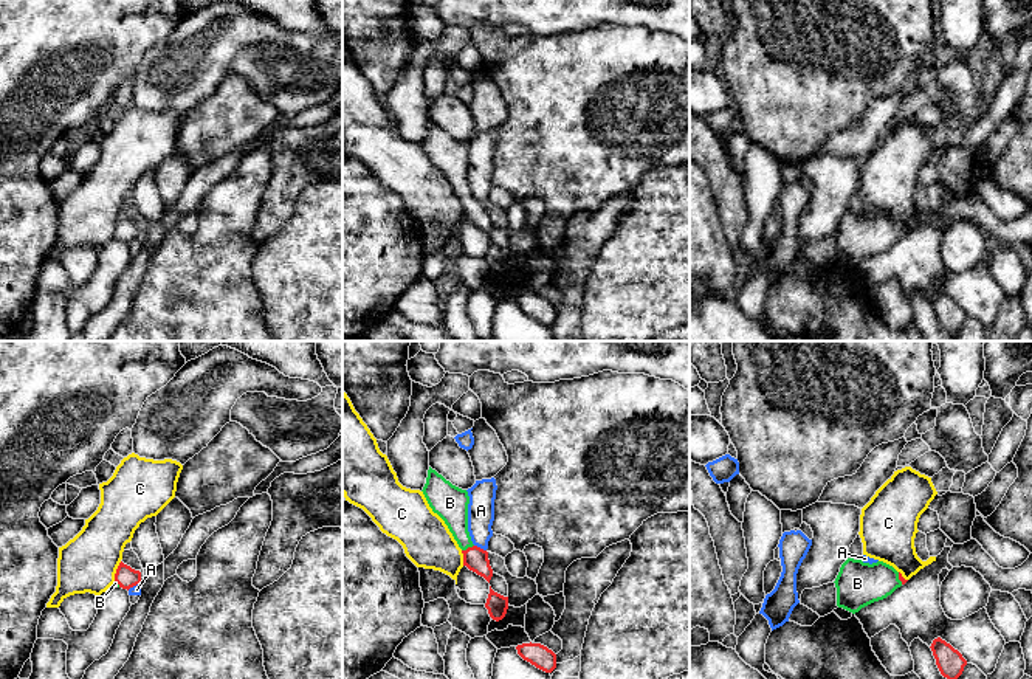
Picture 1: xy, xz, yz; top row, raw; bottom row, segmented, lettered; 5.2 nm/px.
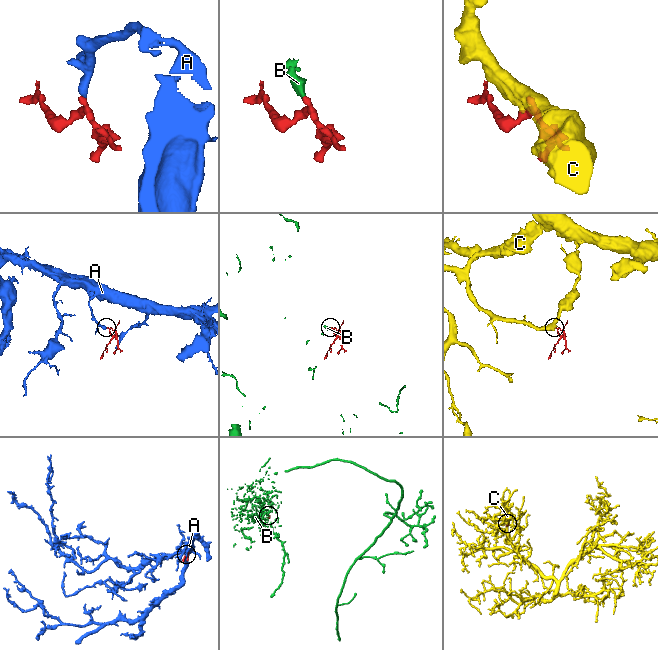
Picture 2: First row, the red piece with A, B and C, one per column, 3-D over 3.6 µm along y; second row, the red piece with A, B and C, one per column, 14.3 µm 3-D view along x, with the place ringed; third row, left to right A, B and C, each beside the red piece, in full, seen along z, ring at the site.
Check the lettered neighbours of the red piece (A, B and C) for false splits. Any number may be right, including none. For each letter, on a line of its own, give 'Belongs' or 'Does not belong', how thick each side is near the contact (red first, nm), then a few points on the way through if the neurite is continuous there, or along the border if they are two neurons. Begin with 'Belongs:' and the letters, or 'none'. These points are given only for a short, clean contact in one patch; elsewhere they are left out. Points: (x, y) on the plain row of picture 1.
Belongs: B
A: Does not belong. Thickness 120 nm (red) against 140 nm. Boundary: xz (474, 197), (485, 203)
B: Belongs. Thickness 120 nm (red) against 180 nm. Path across: xz (474, 211), (468, 200), (459, 183), (451, 155)
C: Does not belong. Thickness 110 nm (red) against 300 nm. Boundary: xy (121, 214), (113, 233)

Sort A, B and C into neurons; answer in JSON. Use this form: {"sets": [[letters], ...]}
{"sets": [["A"], ["B"], ["C"]]}

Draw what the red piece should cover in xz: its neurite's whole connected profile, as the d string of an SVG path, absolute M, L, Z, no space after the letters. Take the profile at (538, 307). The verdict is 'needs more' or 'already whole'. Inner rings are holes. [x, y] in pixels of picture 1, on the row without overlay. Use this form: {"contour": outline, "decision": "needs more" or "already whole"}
{"contour": "M522 296L516 302L524 313L545 326L552 326L556 321L556 307L541 296Z", "decision": "already whole"}

